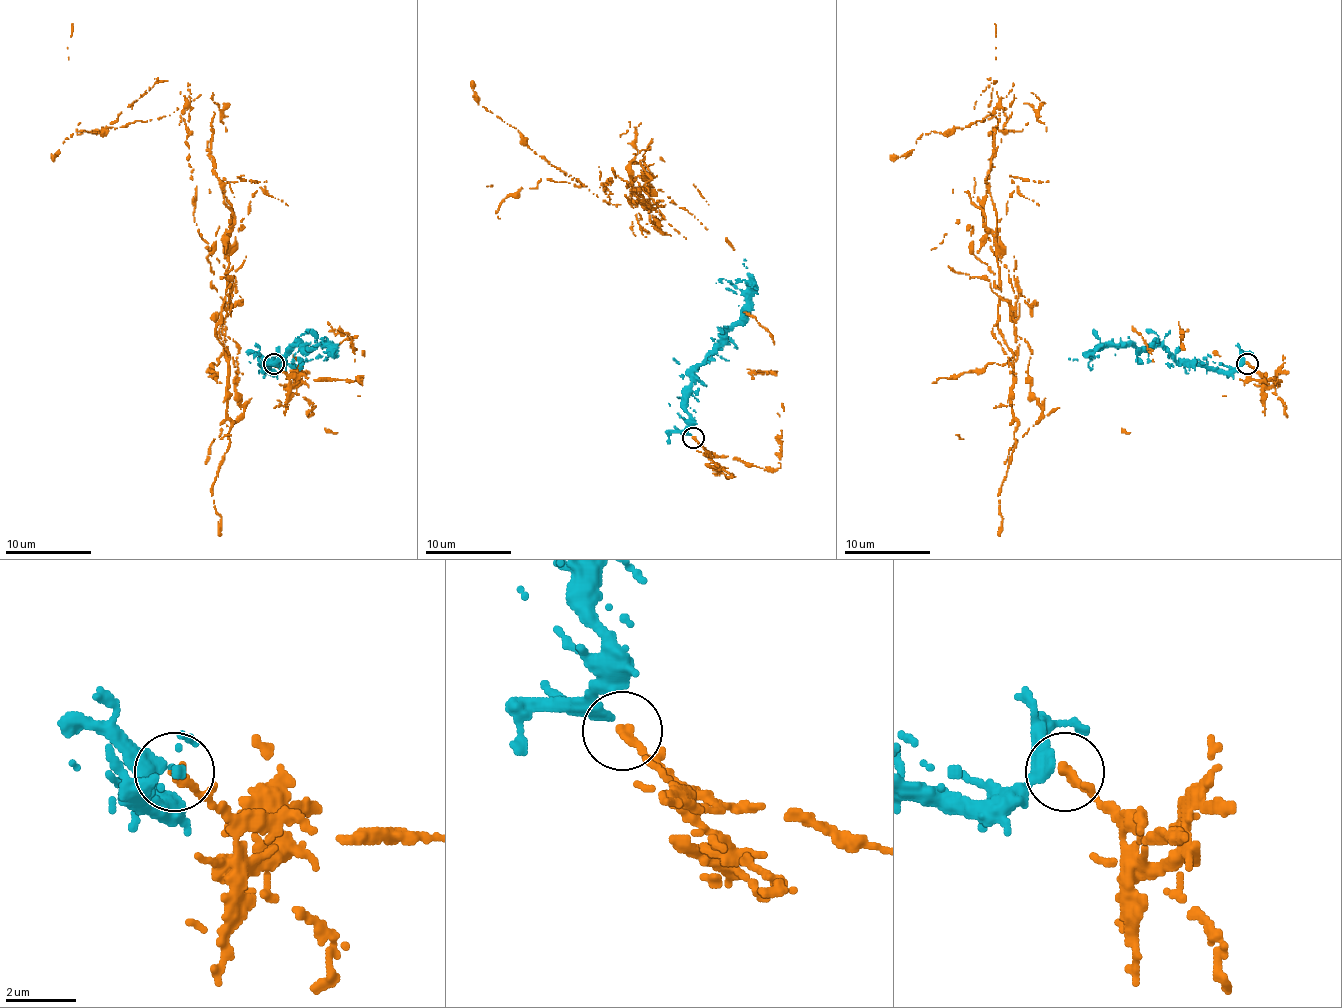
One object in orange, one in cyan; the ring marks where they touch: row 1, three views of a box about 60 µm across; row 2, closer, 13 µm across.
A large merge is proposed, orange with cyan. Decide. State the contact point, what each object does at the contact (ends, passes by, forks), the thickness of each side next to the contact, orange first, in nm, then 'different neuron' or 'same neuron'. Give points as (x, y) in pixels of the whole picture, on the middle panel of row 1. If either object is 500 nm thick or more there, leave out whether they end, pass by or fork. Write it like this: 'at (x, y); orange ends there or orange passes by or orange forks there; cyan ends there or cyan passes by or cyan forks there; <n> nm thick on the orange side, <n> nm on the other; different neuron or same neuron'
at (693, 438); orange ends there; cyan ends there; 320 nm thick on the orange side, 280 nm on the other; different neuron

